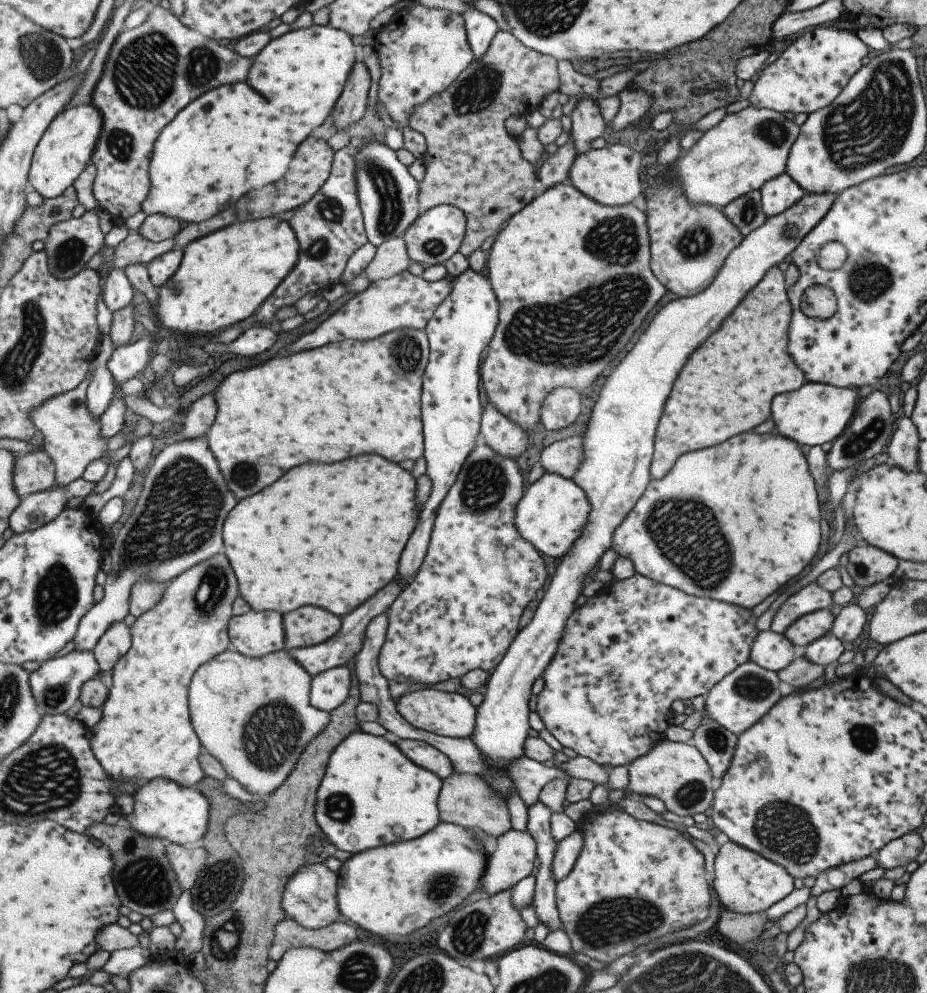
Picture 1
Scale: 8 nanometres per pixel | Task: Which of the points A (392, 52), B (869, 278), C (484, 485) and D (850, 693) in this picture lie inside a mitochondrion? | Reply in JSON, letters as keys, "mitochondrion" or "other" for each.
{"A":"other","B":"mitochondrion","C":"mitochondrion","D":"other"}

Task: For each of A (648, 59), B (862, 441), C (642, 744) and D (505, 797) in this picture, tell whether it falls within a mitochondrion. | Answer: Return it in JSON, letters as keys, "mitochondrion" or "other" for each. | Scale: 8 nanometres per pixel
{"A":"other","B":"mitochondrion","C":"other","D":"other"}

